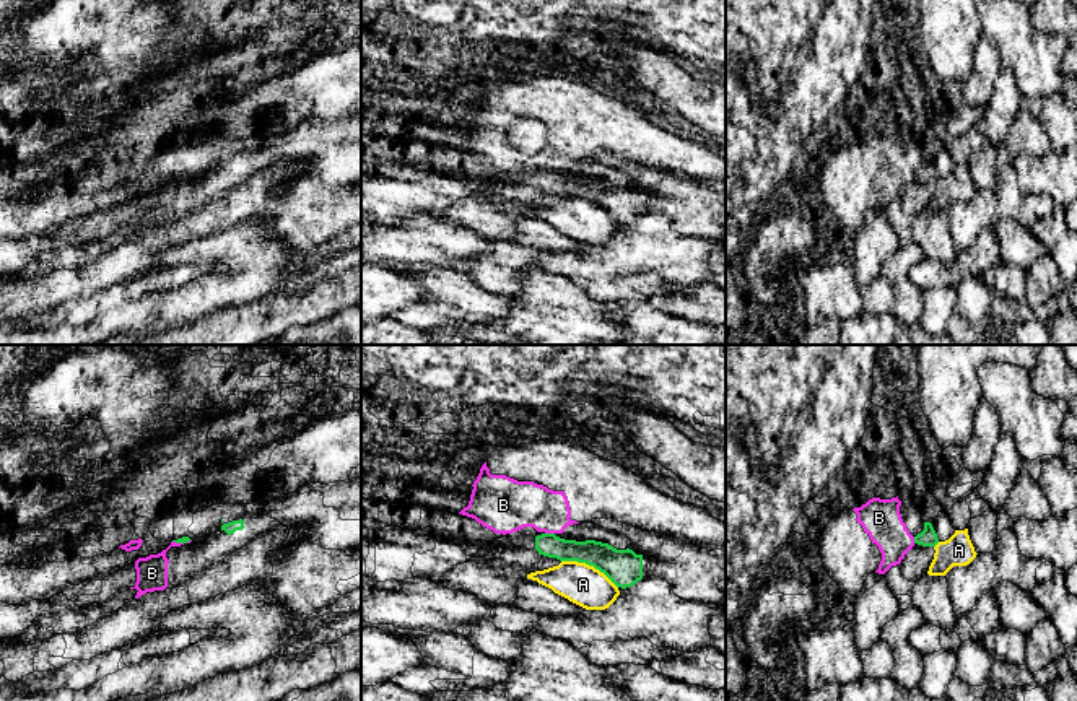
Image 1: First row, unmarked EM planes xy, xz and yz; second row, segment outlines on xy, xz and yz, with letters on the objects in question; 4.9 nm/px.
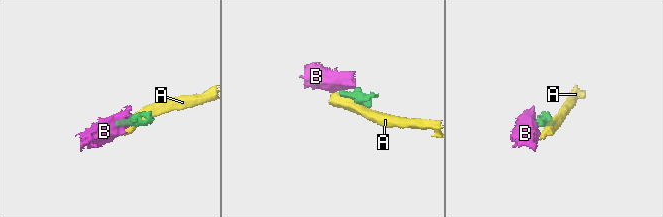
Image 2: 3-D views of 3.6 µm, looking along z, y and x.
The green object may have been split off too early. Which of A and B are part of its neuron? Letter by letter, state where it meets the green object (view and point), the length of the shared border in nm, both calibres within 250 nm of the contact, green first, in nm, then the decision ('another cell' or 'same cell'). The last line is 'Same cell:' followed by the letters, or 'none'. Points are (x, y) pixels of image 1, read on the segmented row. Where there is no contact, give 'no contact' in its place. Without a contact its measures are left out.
A: meets green in xz at (589, 565); contact 320 nm long; 180 nm thick on the green side, 200 nm on the other; another cell
B: meets green in xz at (550, 534); contact 50 nm long; 130 nm thick on the green side, 260 nm on the other; another cell
Same cell: none

